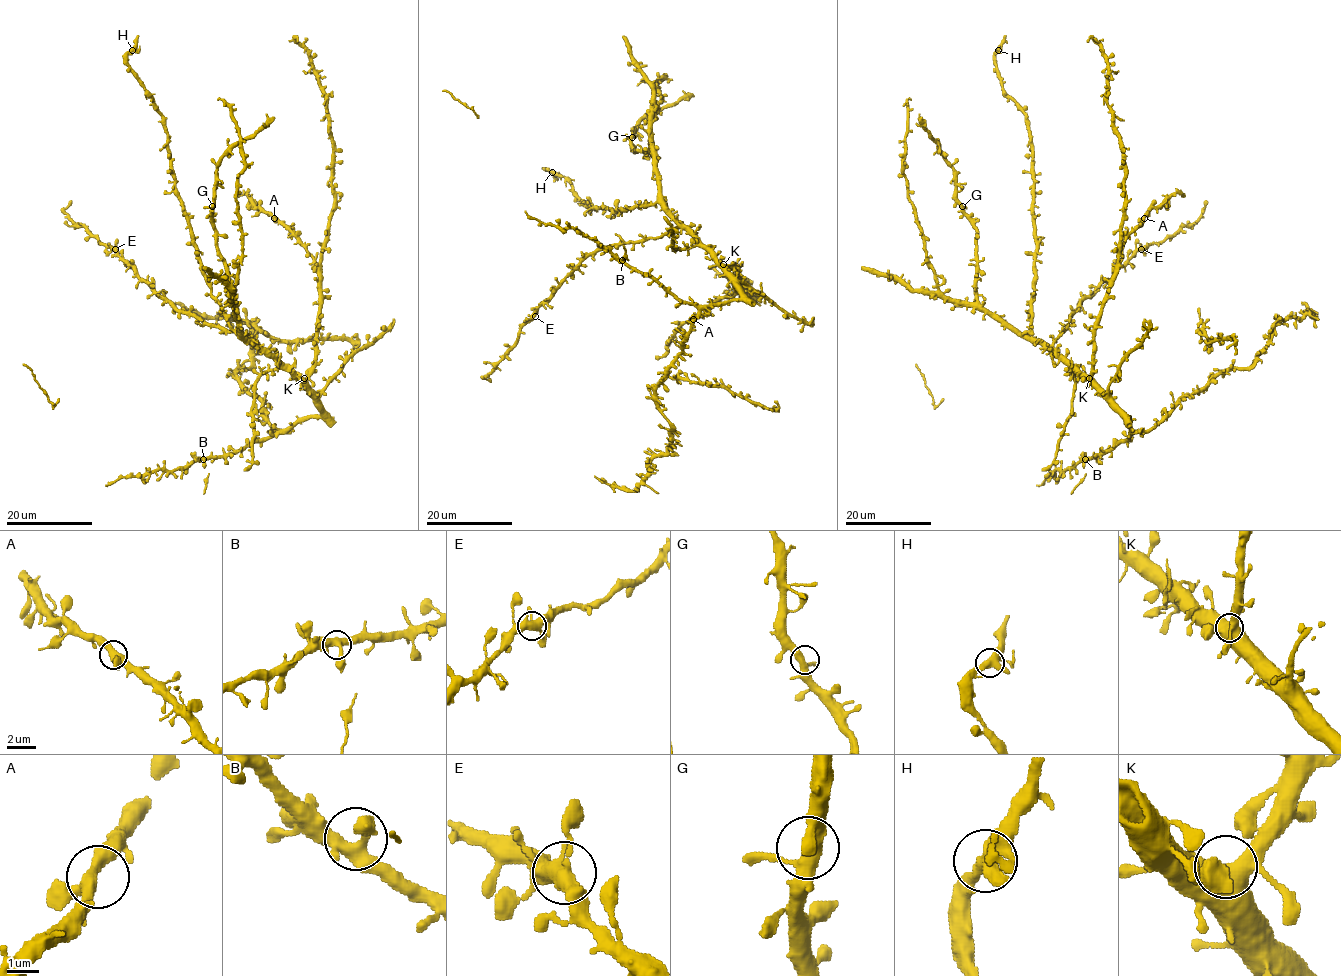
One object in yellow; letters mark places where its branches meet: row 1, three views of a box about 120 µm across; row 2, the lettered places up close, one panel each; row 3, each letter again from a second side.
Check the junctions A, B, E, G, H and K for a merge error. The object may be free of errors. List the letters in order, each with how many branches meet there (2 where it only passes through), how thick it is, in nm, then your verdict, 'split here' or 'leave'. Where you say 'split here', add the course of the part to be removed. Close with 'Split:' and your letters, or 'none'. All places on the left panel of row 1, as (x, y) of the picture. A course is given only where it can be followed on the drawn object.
A: branches 3; calibre 400 nm; leave
B: branches 4; calibre 380 nm; leave
E: branches 4; calibre 400 nm; leave
G: branches 4; calibre 400 nm; leave
H: branches 4; calibre 400 nm; leave
K: branches 4; calibre 460 nm; leave
Split: none

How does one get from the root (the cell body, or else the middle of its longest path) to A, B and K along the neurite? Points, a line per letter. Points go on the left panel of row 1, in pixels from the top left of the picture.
A: (316, 405), (307, 378), (315, 357), (319, 307), (318, 266), (306, 248), (274, 218)
B: (316, 405), (320, 415), (297, 419), (289, 427), (248, 442), (232, 453), (203, 459)
K: (316, 405), (314, 391), (304, 378)

